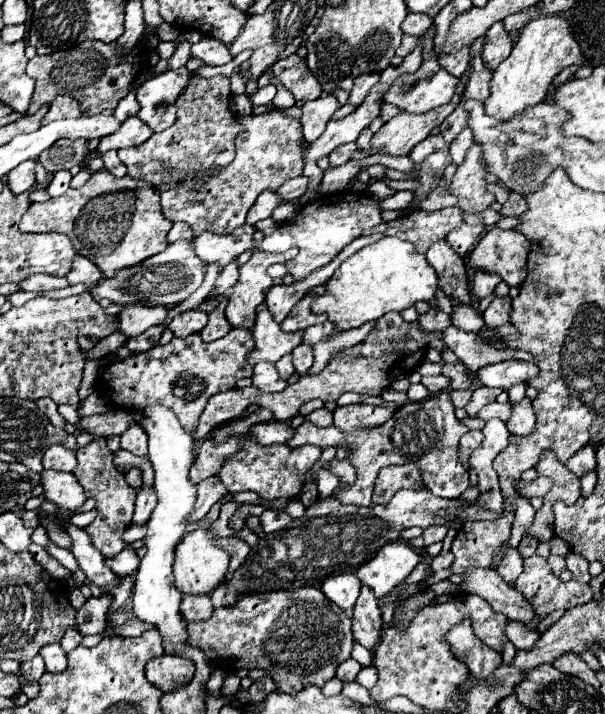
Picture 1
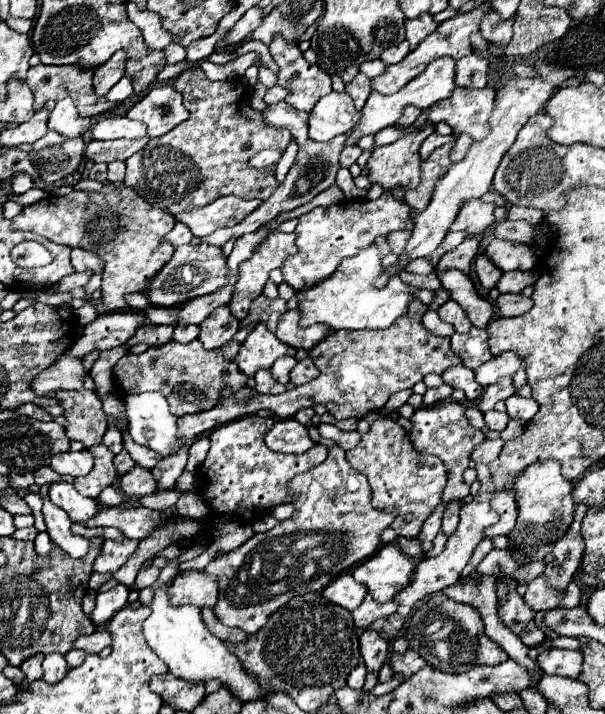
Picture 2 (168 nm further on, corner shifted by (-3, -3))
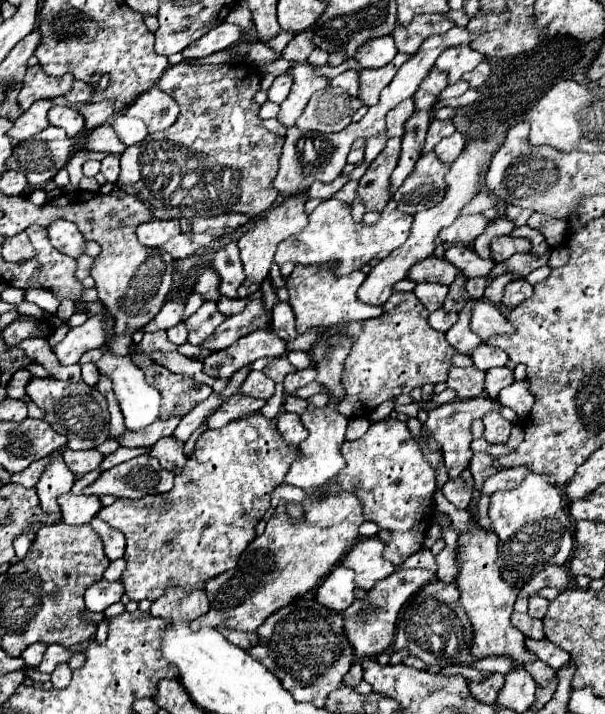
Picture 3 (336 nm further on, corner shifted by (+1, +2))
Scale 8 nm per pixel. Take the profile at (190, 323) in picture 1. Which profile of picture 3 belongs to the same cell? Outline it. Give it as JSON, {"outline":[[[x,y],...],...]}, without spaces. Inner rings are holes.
{"outline":[[[180,323],[180,325],[174,325],[172,329],[168,329],[168,339],[176,345],[184,345],[186,343],[186,337],[188,337],[188,331],[186,331],[186,325]]]}

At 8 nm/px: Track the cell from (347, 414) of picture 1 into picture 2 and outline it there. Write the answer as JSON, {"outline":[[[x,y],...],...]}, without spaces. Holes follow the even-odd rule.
{"outline":[[[382,418],[370,424],[370,430],[362,434],[358,446],[346,452],[346,460],[352,464],[352,468],[356,468],[368,478],[372,488],[372,506],[376,510],[398,510],[398,516],[390,528],[394,528],[398,536],[416,538],[424,520],[440,504],[440,496],[448,480],[446,468],[440,458],[416,454],[412,450],[412,444],[408,442],[406,430],[398,426],[398,422]]]}

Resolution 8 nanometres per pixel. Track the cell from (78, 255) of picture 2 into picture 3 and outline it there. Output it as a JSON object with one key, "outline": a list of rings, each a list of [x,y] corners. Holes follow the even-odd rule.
{"outline":[[[56,219],[48,225],[48,239],[50,243],[64,255],[70,255],[70,257],[78,257],[82,251],[82,245],[84,245],[84,237],[82,233],[78,231],[76,223],[72,221],[66,221],[66,219]]]}

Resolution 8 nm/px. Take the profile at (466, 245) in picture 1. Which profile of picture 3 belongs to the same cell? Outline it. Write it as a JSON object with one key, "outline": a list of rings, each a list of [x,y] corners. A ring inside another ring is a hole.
{"outline":[[[428,257],[420,263],[416,263],[410,273],[408,279],[414,283],[442,283],[442,285],[450,285],[458,275],[458,269],[448,263],[448,261],[440,261],[436,257]]]}

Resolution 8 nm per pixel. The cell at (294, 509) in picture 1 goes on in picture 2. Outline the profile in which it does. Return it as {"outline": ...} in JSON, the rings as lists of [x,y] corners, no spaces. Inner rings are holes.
{"outline":[[[285,503],[273,507],[269,511],[269,514],[275,517],[277,520],[283,521],[285,519],[290,518],[294,512],[295,512],[294,504]]]}

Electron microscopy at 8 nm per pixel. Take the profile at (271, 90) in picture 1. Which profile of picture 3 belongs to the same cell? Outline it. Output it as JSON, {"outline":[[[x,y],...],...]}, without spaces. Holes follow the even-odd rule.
{"outline":[[[288,73],[276,77],[272,87],[270,87],[270,91],[268,91],[268,99],[274,101],[274,103],[282,103],[288,97],[290,87],[292,87],[292,77]]]}

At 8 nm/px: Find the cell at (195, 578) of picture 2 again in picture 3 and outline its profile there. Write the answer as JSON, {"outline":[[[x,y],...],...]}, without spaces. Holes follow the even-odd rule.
{"outline":[[[170,589],[164,597],[156,599],[150,607],[150,615],[160,619],[194,621],[204,613],[208,613],[208,599],[204,591],[184,593],[182,589]]]}

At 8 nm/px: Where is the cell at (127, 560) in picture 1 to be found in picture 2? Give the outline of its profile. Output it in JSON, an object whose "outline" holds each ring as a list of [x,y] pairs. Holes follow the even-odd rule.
{"outline":[[[104,540],[98,558],[94,560],[96,572],[118,572],[134,554],[138,540],[124,540],[122,544],[114,540]]]}

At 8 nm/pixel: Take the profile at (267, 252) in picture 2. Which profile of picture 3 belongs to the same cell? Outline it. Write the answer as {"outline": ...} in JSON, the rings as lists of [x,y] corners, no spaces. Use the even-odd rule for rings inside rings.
{"outline":[[[298,193],[296,197],[288,197],[288,199],[272,205],[272,209],[264,211],[250,225],[250,229],[238,239],[240,259],[242,259],[242,265],[244,265],[244,271],[246,271],[246,281],[244,281],[244,285],[240,287],[240,293],[238,293],[240,299],[244,299],[244,297],[248,297],[248,295],[252,295],[260,289],[260,285],[262,285],[264,277],[268,275],[270,265],[274,261],[274,253],[276,253],[278,243],[288,239],[290,235],[300,233],[308,225],[308,215],[306,215],[306,209],[304,209],[306,201],[308,201],[308,193]]]}

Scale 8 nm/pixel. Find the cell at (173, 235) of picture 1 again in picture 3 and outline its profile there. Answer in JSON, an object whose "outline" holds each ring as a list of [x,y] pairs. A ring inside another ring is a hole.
{"outline":[[[150,219],[136,229],[138,241],[144,247],[156,247],[180,233],[180,223],[176,219]]]}

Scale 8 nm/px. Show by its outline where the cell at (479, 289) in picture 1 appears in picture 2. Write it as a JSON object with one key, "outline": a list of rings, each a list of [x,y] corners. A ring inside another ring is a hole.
{"outline":[[[482,254],[482,256],[476,258],[474,270],[476,270],[476,274],[478,274],[480,284],[482,284],[486,290],[492,290],[492,288],[496,286],[496,282],[500,280],[500,276],[502,276],[502,272],[500,272],[496,266],[492,266],[492,262],[488,262],[488,256],[486,256],[486,254]]]}

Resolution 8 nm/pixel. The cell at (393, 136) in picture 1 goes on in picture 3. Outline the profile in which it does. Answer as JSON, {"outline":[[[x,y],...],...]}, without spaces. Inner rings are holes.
{"outline":[[[400,137],[388,139],[382,153],[368,167],[364,177],[358,183],[358,195],[366,207],[366,211],[382,211],[384,205],[392,199],[390,191],[390,175],[400,157]]]}

